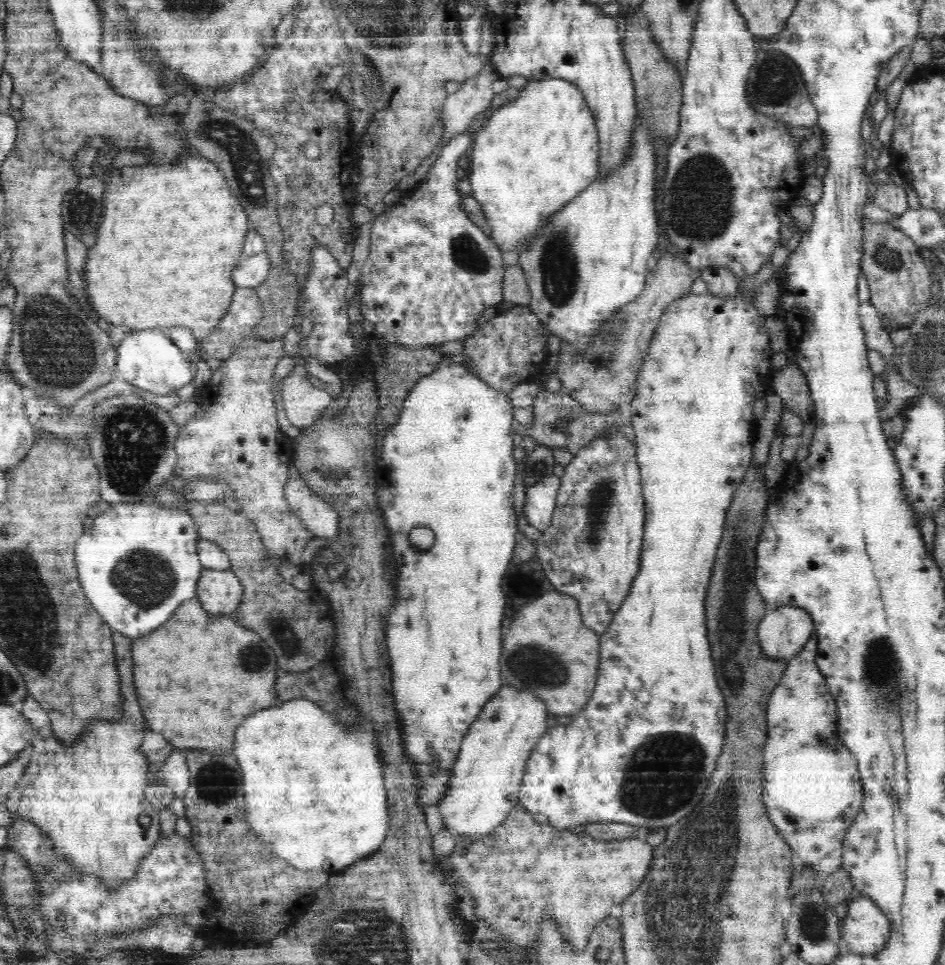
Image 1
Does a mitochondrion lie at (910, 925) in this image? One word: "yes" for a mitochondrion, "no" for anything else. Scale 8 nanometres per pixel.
no

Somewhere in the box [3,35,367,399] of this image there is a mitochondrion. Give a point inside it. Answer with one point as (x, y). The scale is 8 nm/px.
(55, 359)

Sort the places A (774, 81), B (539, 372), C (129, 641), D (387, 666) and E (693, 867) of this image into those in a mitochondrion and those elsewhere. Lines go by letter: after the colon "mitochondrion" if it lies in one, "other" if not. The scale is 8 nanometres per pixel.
A: mitochondrion
B: other
C: other
D: other
E: mitochondrion

